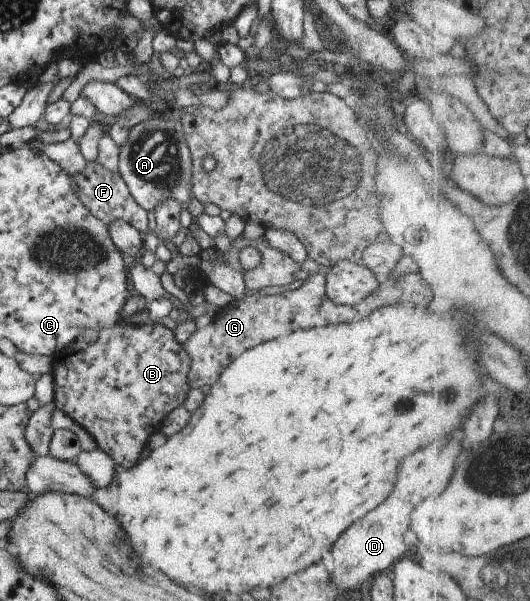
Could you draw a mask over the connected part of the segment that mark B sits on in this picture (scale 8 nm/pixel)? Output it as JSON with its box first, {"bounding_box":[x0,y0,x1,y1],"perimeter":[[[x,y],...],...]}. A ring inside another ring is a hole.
{"bounding_box":[52,322,190,468],"perimeter":[[[119,322],[115,326],[107,326],[107,328],[101,328],[101,330],[88,328],[81,331],[81,334],[71,342],[67,344],[65,348],[61,348],[59,352],[52,354],[53,358],[53,400],[55,408],[58,408],[69,416],[69,418],[78,424],[93,438],[95,444],[97,444],[97,449],[102,450],[115,464],[126,468],[134,465],[138,459],[141,450],[148,444],[149,437],[154,434],[161,424],[161,420],[171,412],[174,408],[181,406],[187,391],[190,387],[187,384],[190,373],[190,362],[189,356],[181,348],[180,344],[175,342],[175,337],[173,336],[173,331],[163,325],[158,323],[149,324],[149,326],[139,326],[132,324],[125,324]]]}

